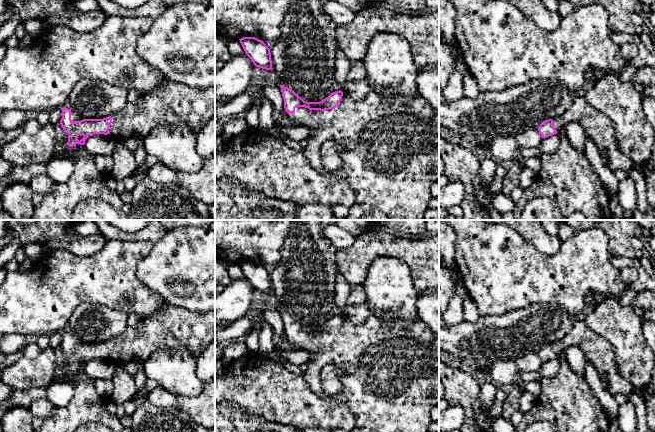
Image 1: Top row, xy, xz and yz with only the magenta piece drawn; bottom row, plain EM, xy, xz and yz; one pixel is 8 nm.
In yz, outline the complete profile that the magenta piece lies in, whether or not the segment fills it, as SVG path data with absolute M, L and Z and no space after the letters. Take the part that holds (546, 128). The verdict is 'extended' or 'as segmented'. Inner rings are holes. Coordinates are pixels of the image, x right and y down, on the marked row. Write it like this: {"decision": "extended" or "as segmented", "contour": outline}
{"decision": "extended", "contour": "M583 94L574 96L573 104L561 116L543 121L538 127L542 138L547 138L565 128L569 122L579 123L584 133L599 148L601 154L609 157L607 167L611 171L627 170L633 166L632 160L619 149L612 121L589 104Z"}

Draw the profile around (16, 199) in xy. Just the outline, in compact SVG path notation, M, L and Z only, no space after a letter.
M14 183L7 187L0 196L2 209L7 211L13 220L30 220L35 208L32 196L33 191L29 184Z

